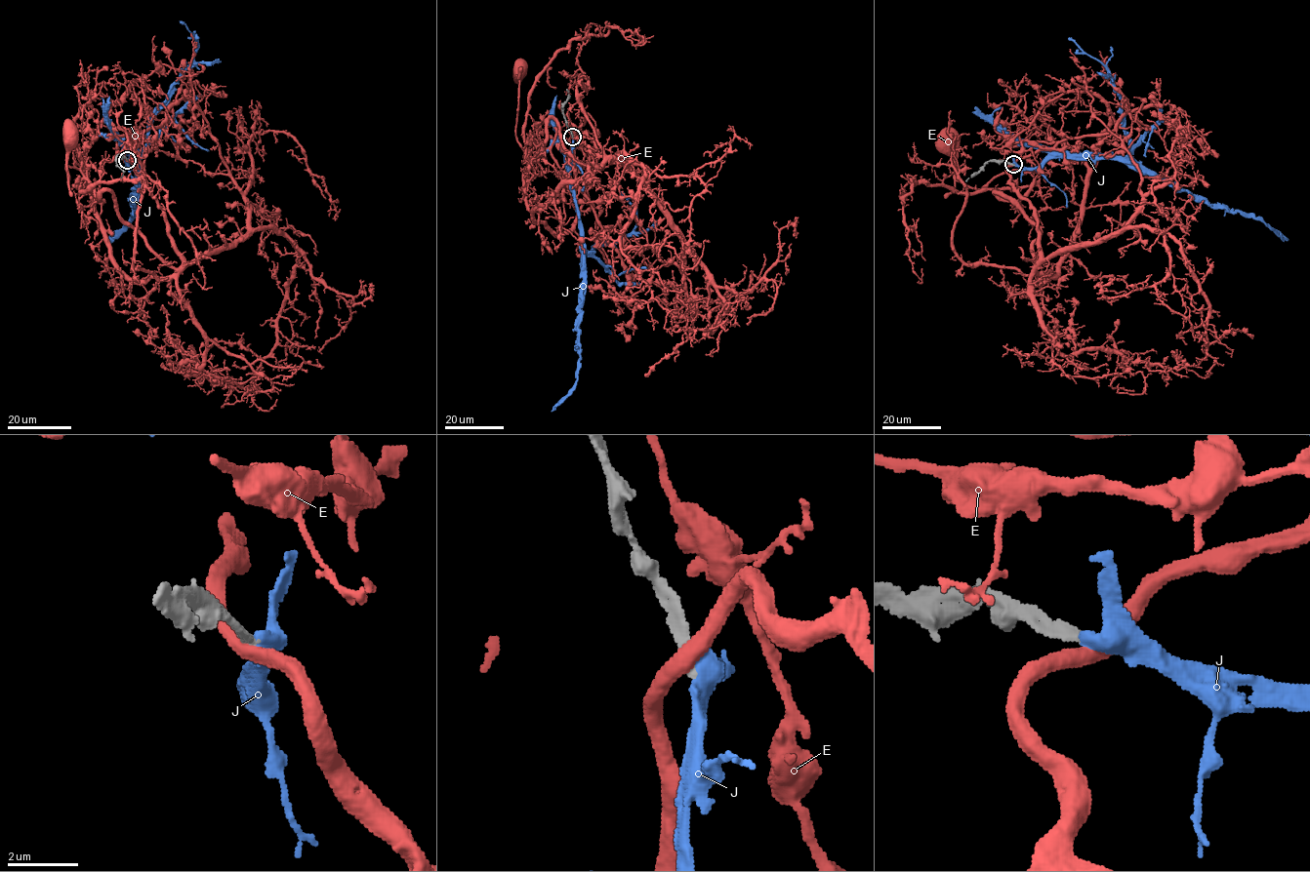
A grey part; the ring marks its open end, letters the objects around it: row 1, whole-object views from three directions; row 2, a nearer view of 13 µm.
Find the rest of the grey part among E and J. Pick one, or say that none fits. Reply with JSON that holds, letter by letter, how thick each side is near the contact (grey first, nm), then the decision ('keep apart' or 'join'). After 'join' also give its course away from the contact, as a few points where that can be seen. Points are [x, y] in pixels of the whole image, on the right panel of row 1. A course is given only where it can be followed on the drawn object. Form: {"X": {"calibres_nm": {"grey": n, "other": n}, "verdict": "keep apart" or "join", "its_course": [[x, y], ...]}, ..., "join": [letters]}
{"E": {"calibres_nm": {"grey": 360, "other": 440}, "verdict": "keep apart"}, "J": {"calibres_nm": {"grey": 360, "other": 600}, "verdict": "join", "its_course": [[1012, 165], [1041, 168], [1048, 159], [1061, 157], [1134, 160], [1212, 207], [1261, 218], [1289, 239]]}, "join": ["J"]}

